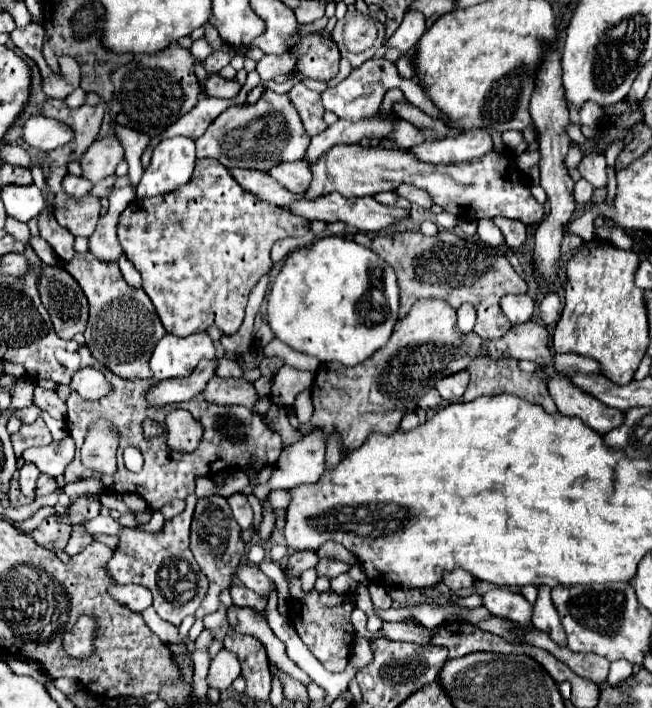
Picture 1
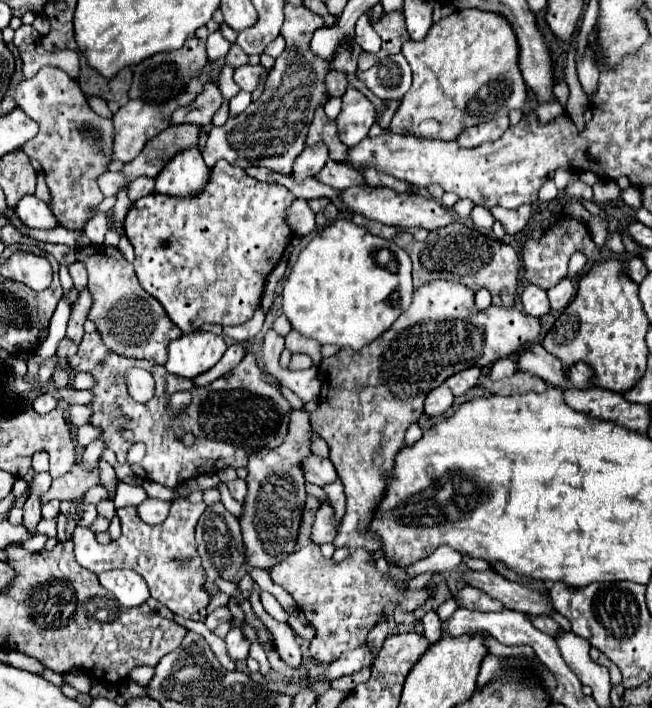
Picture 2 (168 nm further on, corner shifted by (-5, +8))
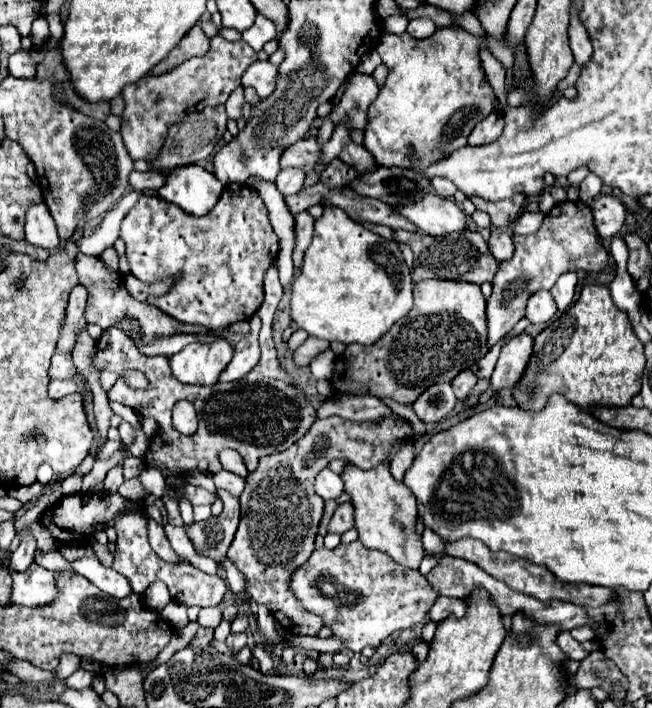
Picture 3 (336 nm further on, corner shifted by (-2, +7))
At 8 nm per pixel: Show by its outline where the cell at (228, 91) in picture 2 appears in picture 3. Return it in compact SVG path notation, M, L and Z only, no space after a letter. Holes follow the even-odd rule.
M239 86L239 88L235 88L235 90L231 92L229 100L225 102L225 106L227 106L227 116L233 118L233 120L237 120L237 118L241 116L241 106L243 106L243 102L245 102L245 98L243 98L243 86Z

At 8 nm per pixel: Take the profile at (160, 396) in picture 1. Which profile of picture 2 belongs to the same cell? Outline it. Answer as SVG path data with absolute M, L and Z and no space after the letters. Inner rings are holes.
M230 345L228 351L224 353L224 357L210 371L206 371L204 375L198 375L198 379L194 379L194 385L208 385L214 379L222 377L224 373L232 371L244 359L244 355L246 355L246 349L242 345Z

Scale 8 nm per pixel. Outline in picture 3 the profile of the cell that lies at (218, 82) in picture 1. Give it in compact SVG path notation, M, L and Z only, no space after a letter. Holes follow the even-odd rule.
M255 62L251 64L245 74L241 76L243 86L253 86L259 94L259 98L267 98L275 90L275 76L277 76L277 66L271 62Z

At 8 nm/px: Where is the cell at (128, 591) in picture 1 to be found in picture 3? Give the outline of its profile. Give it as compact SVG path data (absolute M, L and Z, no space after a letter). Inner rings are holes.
M81 558L81 560L73 560L69 564L79 576L87 578L101 592L105 592L105 594L109 594L113 598L127 598L133 592L127 578L123 578L113 568L103 566L97 558Z

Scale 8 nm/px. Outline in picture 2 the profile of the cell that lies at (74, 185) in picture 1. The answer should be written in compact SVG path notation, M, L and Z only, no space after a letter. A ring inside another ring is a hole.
M106 171L98 177L98 185L100 185L104 197L110 197L110 195L116 195L126 185L126 177L122 173Z

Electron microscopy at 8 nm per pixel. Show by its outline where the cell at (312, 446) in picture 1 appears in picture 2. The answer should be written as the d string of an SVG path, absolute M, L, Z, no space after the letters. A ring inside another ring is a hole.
M310 455L304 465L304 477L308 483L314 483L314 485L328 485L328 483L334 483L338 479L336 475L336 469L332 465L330 459L324 459L324 457L318 457L318 455Z

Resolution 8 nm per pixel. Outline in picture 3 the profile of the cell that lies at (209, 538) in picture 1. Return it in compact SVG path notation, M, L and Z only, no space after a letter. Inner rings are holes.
M223 490L219 496L223 500L223 512L219 516L211 516L203 522L193 522L193 524L185 524L181 520L177 502L173 498L165 500L163 496L165 508L169 512L169 524L181 526L187 532L189 540L193 542L193 548L199 554L213 558L217 564L221 564L223 558L227 556L227 550L233 542L233 536L239 524L239 500Z

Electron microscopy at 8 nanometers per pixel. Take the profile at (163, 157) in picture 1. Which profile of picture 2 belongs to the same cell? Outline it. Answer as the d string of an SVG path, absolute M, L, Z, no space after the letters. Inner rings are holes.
M186 149L178 153L156 177L156 191L172 197L194 197L202 193L202 187L210 179L198 149Z

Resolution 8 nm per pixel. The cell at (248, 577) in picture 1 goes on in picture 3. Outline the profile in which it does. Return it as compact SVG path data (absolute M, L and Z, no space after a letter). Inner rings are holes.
M359 540L349 546L339 544L335 550L313 550L309 560L291 574L287 584L295 598L309 612L321 616L325 628L331 628L333 638L343 640L345 650L353 654L361 652L365 646L379 648L393 632L425 620L439 596L419 570L395 564L385 552L363 548Z

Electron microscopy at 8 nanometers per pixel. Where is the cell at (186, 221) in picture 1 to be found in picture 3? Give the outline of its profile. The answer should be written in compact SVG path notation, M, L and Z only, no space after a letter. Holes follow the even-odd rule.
M229 184L215 208L205 216L187 214L179 206L159 196L143 194L123 218L119 236L125 240L131 274L135 278L147 284L165 278L173 280L167 294L149 296L147 302L183 324L199 324L211 332L221 332L233 322L249 320L257 312L257 308L263 304L263 276L279 254L279 238L269 224L267 206L259 192L245 184Z

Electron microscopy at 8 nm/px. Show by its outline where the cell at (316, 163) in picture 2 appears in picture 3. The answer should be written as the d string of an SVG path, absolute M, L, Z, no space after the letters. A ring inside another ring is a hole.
M283 168L275 180L275 186L281 194L297 194L305 184L307 172L301 168Z

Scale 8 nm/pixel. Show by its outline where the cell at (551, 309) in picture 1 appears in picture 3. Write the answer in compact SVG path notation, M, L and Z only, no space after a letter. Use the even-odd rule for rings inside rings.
M567 272L555 282L555 286L551 288L551 296L553 296L559 310L567 310L573 304L575 286L577 286L577 274L575 272Z

